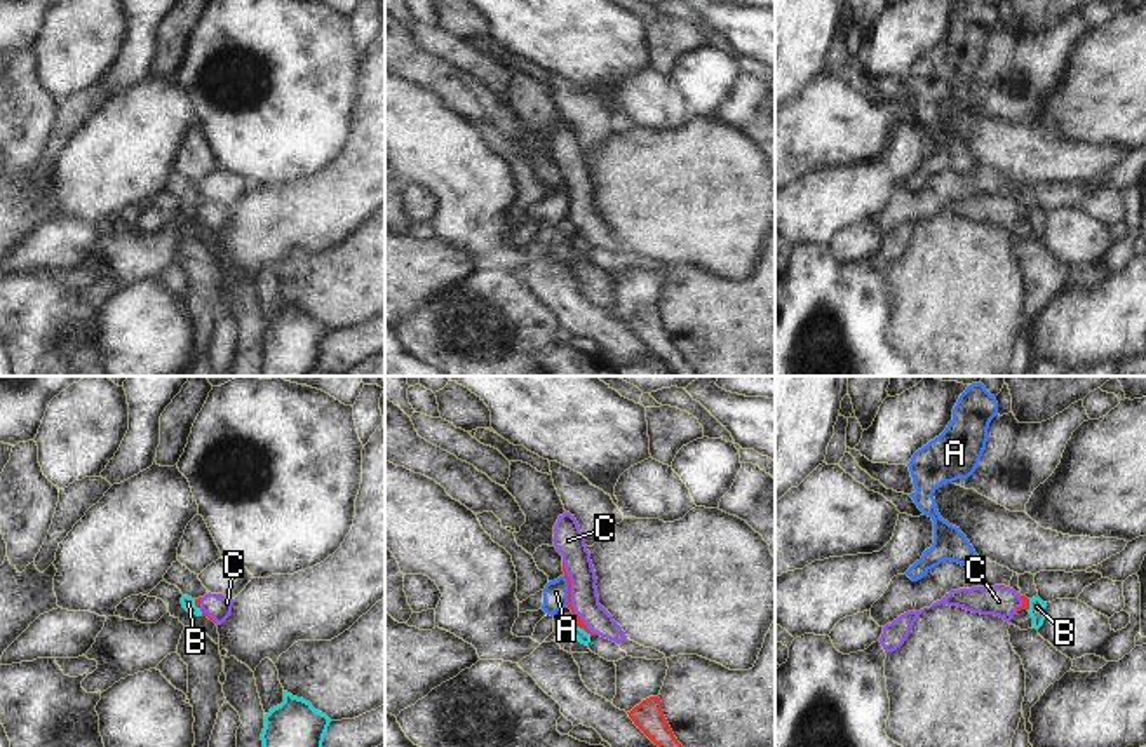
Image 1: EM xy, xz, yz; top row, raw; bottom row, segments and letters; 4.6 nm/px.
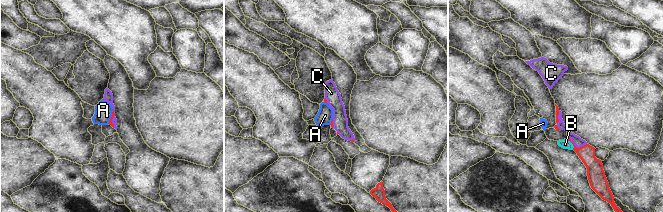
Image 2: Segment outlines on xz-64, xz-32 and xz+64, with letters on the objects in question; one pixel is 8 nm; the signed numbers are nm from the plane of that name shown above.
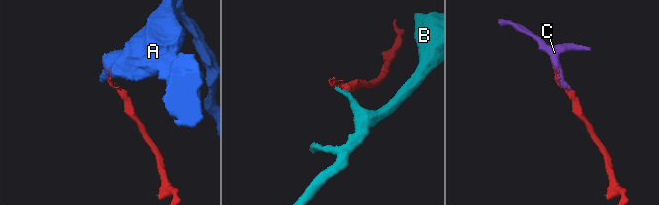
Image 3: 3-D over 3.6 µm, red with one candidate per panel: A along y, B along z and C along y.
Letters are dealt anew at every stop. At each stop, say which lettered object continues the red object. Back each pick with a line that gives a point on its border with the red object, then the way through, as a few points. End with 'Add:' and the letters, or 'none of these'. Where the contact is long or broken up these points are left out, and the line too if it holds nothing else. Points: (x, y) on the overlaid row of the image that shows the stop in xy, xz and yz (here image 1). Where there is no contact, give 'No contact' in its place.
C: Touches red at xz (570, 599)
Add: C

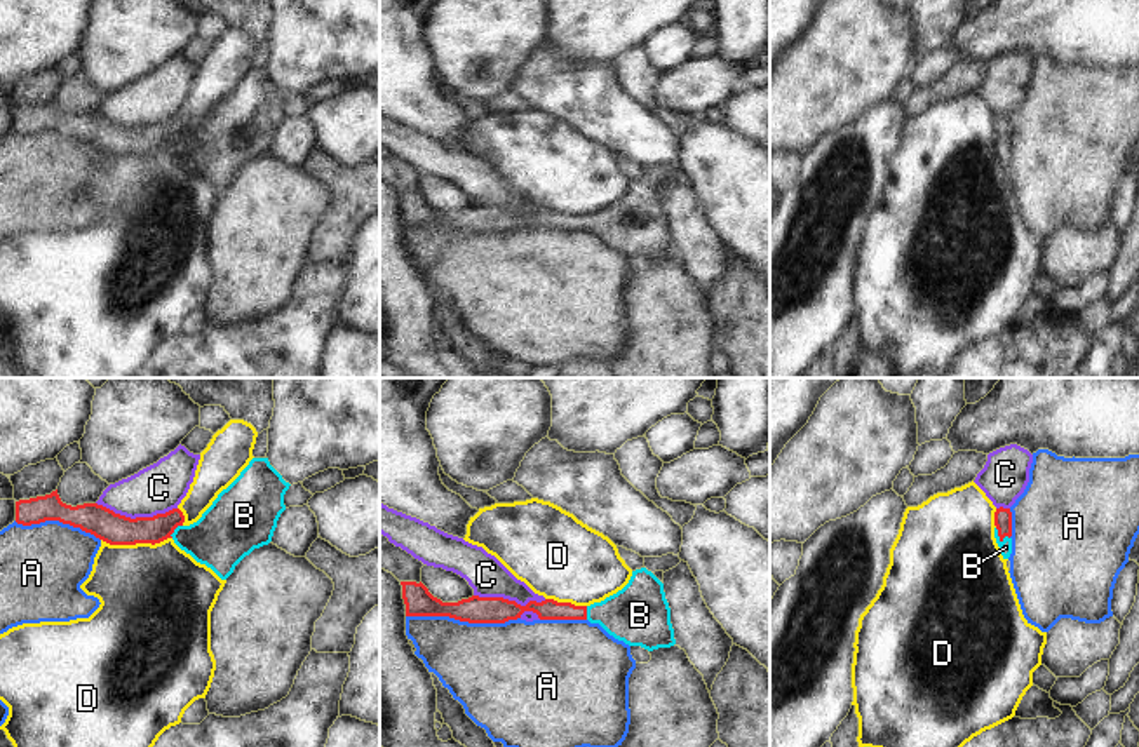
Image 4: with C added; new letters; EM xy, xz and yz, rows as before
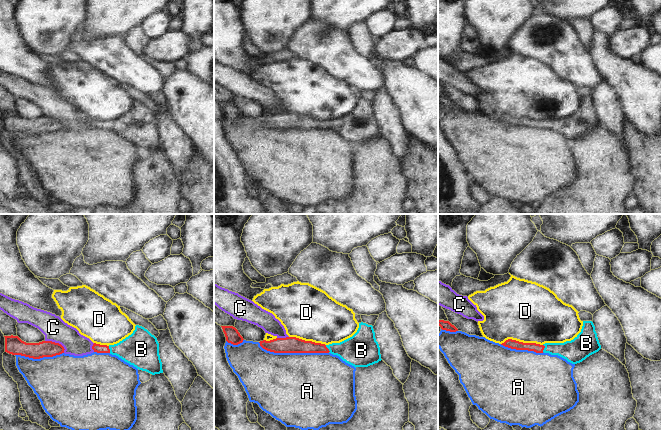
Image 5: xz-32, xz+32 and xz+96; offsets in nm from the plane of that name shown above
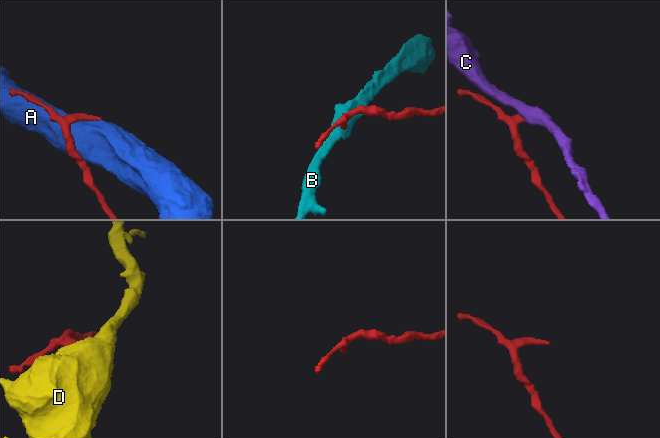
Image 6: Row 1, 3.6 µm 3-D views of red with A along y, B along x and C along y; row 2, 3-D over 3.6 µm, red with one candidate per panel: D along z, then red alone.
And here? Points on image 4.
B: Touches red at yz (1000, 537). Path across: yz (1002, 516), (1000, 537), (1005, 547)
Add: B

